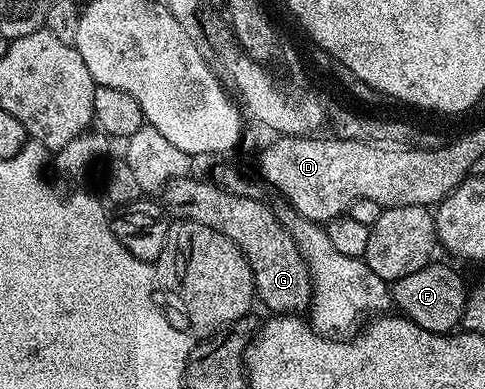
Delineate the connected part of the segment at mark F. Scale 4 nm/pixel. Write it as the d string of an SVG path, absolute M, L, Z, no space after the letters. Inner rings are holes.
M434 260L429 265L419 268L419 272L411 272L411 276L403 276L391 286L391 302L398 306L400 313L410 322L419 324L419 328L427 328L427 332L436 334L452 334L462 325L465 317L465 303L467 301L467 286L465 282L449 266L444 266L440 260Z

